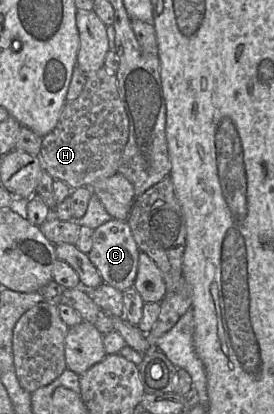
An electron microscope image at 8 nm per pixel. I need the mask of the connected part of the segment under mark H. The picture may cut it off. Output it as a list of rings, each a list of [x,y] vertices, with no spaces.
[[[103,66],[87,74],[86,83],[75,100],[65,102],[55,128],[42,138],[38,157],[43,170],[54,180],[65,182],[71,189],[91,186],[118,173],[128,134],[128,117],[119,96],[116,74]]]

